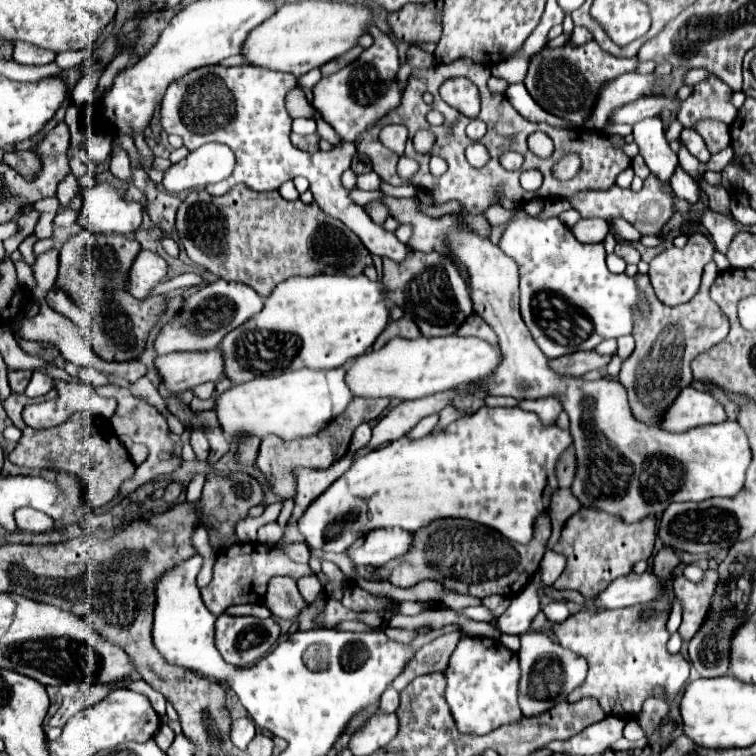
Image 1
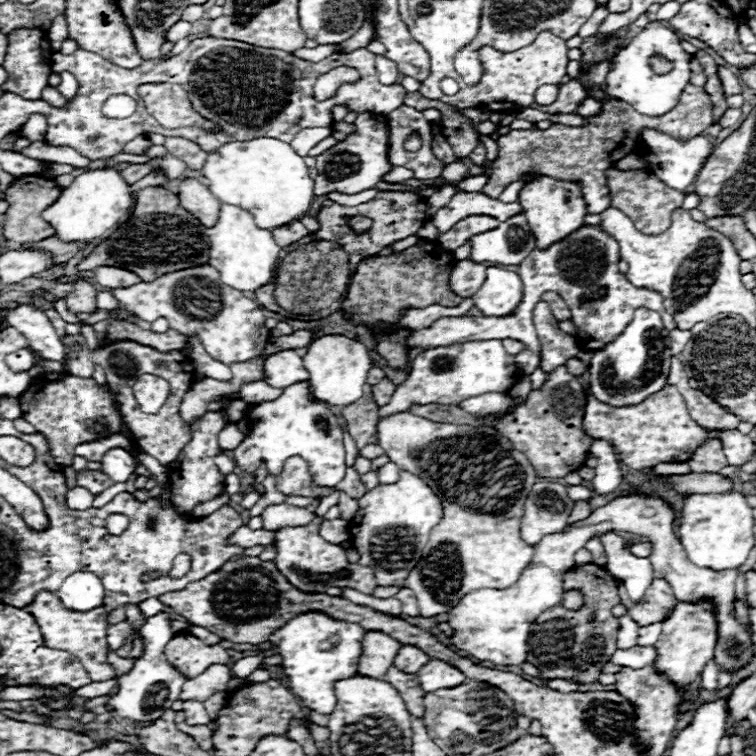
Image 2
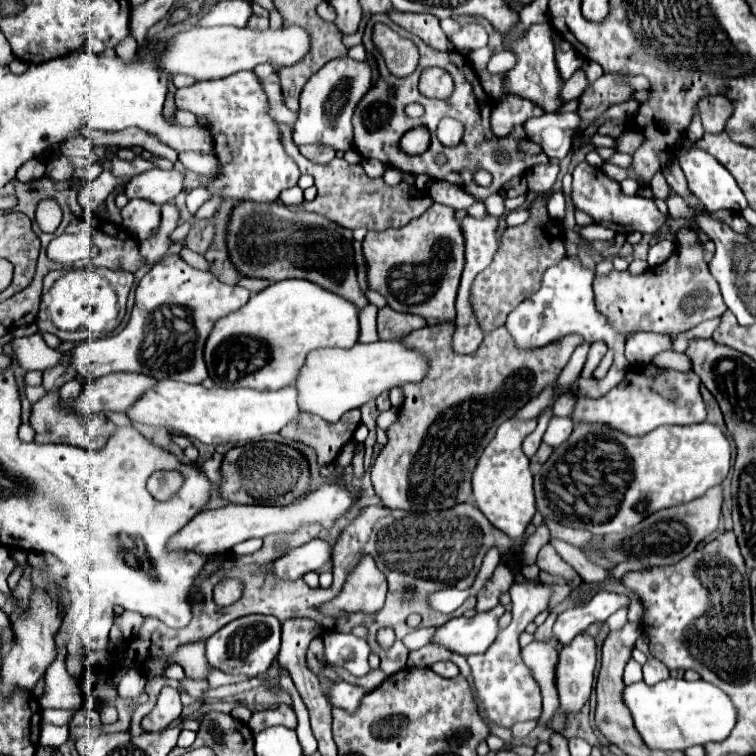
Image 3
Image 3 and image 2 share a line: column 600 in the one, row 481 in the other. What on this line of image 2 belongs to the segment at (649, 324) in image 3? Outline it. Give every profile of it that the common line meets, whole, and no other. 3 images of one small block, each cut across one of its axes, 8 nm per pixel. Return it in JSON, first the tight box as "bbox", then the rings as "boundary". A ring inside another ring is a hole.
{"bbox":[276,456,332,498],"boundary":[[[292,456],[284,464],[284,470],[276,476],[276,488],[286,496],[310,496],[324,498],[332,491],[328,487],[316,486],[308,474],[308,466],[304,458]]]}

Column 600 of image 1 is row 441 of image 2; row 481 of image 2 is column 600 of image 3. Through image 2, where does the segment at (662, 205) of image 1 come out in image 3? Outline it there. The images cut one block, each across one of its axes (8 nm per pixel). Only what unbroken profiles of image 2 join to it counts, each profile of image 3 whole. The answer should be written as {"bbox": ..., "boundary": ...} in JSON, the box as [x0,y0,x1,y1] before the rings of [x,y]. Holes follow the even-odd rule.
{"bbox":[572,162,666,234],"boundary":[[[580,162],[574,172],[574,182],[572,182],[572,202],[578,210],[590,214],[596,224],[602,224],[606,228],[612,228],[618,234],[632,234],[632,232],[642,232],[642,234],[656,234],[664,222],[666,216],[656,208],[652,200],[640,198],[640,196],[626,196],[620,190],[620,184],[608,178],[600,168],[590,166],[588,162]]]}

